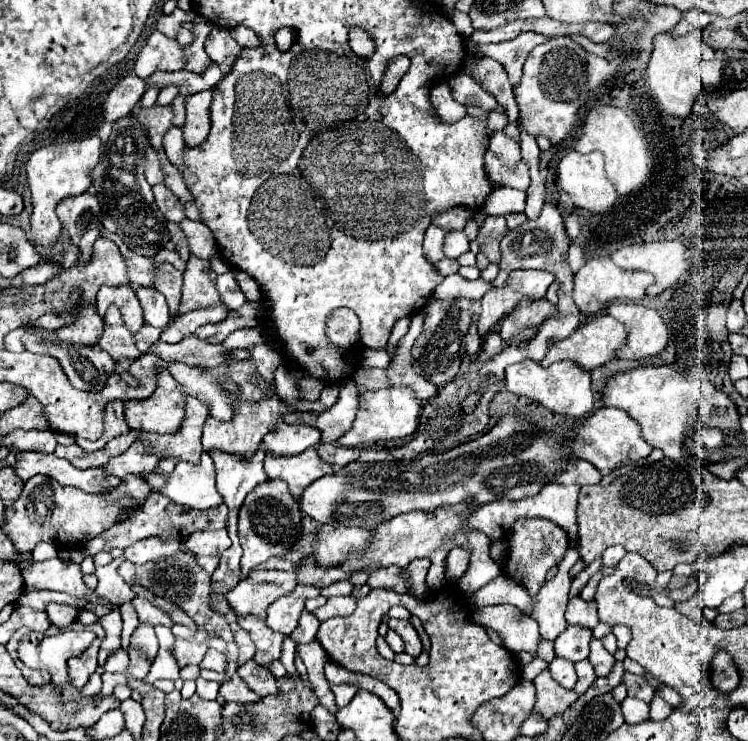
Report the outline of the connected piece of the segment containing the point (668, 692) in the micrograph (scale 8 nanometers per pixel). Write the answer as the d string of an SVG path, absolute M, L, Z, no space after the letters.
M661 686L661 690L657 692L661 698L665 698L673 708L675 706L679 706L683 700L681 700L681 696L679 696L679 692L677 690L673 690L673 688L667 688L667 686Z

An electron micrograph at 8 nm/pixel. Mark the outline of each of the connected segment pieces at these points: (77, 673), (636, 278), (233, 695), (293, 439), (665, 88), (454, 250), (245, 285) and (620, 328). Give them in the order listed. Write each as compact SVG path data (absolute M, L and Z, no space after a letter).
M97 622L97 624L91 624L91 626L87 626L87 628L91 628L91 630L97 632L97 640L95 640L95 642L93 642L93 644L91 644L81 656L77 656L77 658L69 658L69 660L67 660L69 676L71 676L71 684L73 684L75 688L83 688L83 686L87 684L89 676L97 670L99 644L101 644L103 638L105 638L105 630L101 628L99 622Z
M593 258L575 274L573 298L581 314L595 316L615 300L641 300L645 290L653 284L653 276L645 272L627 272L611 262L611 258Z
M229 642L229 648L225 652L229 664L227 664L227 676L229 676L229 682L221 684L219 688L219 694L227 700L227 702L259 702L261 696L255 694L247 684L245 680L241 680L241 676L237 674L237 656L239 656L239 646L235 642Z
M281 424L275 432L269 432L263 442L269 454L293 456L305 452L309 446L315 446L321 440L321 432L311 426L289 426Z
M693 30L685 36L679 36L679 38L671 38L669 34L659 34L653 40L653 44L655 44L655 50L653 50L649 66L647 66L649 88L669 116L687 118L693 112L693 104L697 102L699 94L703 92L701 80L695 76L693 66L697 66L699 60L703 60L711 48L701 40L701 32L697 32L697 30Z
M447 232L447 236L445 236L445 256L449 260L457 260L467 250L469 250L469 240L463 232Z
M237 270L235 272L235 278L237 278L237 282L239 282L239 286L241 286L241 290L245 292L245 296L247 296L247 300L261 300L261 288L259 288L259 284L249 276L249 274L245 274L245 272L241 272L241 270Z
M601 314L591 318L587 324L579 326L579 330L575 330L569 338L561 340L561 342L553 342L549 346L547 356L541 360L541 366L549 366L555 360L569 360L575 362L577 366L581 366L585 372L593 372L595 368L611 362L617 358L617 350L625 344L627 340L627 330L621 322L617 322L615 318L611 318L609 314Z

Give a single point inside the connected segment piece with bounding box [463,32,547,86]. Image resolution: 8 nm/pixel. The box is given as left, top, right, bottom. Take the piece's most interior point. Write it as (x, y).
(512, 54)

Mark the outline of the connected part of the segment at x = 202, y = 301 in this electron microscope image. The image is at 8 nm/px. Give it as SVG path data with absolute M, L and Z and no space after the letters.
M191 256L187 262L187 270L183 274L183 298L177 314L223 304L221 296L217 294L215 280L217 272L211 268L211 262Z

